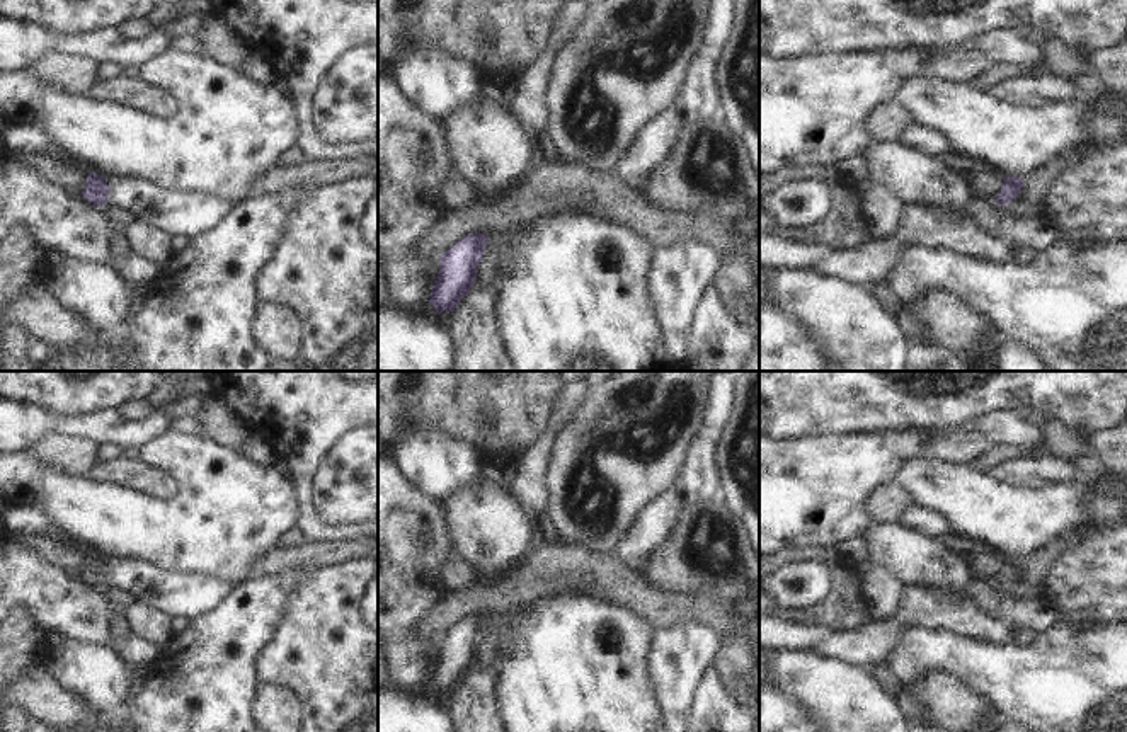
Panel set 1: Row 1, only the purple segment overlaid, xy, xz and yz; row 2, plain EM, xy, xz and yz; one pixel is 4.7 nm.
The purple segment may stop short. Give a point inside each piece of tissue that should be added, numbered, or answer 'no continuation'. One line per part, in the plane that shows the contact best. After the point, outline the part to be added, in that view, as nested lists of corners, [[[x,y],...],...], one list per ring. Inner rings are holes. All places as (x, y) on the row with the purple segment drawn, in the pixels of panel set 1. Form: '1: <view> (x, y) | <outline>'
1: xy (176, 211) | [[[123,179],[111,189],[109,203],[143,223],[191,240],[215,230],[237,208],[225,199],[175,191],[145,179]]]

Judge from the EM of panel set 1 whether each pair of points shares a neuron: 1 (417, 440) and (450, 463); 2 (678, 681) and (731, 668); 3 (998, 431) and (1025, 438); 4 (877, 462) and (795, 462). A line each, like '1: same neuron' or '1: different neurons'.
1: same neuron
2: different neurons
3: same neuron
4: same neuron

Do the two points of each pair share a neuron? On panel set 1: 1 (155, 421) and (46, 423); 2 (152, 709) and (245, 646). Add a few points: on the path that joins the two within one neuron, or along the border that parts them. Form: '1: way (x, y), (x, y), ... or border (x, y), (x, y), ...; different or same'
1: way (128, 429), (74, 426); same
2: way (176, 705), (186, 695), (194, 695), (227, 663); same

